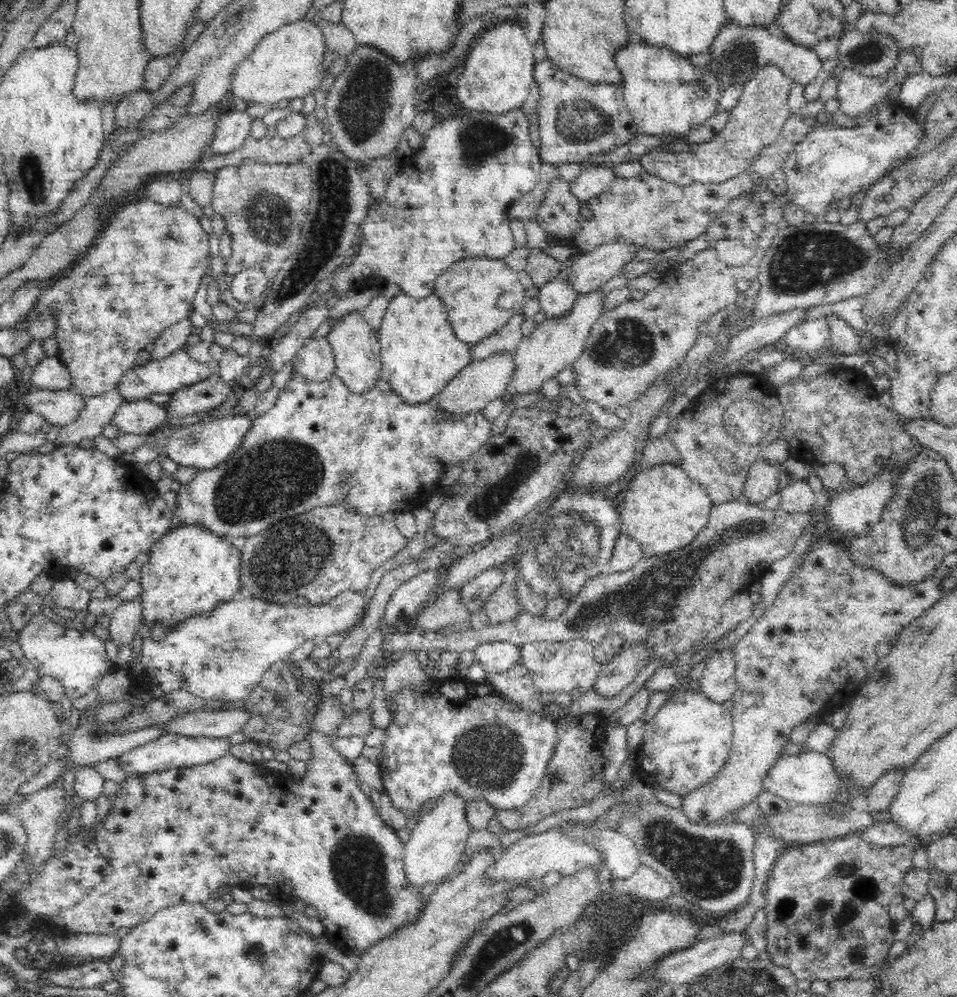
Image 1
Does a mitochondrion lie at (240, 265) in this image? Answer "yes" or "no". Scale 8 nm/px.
no

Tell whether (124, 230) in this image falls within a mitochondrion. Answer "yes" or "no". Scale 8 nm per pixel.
yes

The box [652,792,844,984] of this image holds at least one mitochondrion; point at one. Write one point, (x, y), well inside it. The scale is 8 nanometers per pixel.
(780, 912)

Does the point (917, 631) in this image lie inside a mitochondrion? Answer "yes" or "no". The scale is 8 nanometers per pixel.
yes

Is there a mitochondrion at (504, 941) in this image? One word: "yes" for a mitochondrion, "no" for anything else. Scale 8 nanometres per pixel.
yes

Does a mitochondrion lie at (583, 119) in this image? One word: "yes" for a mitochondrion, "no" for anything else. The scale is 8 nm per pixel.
yes

